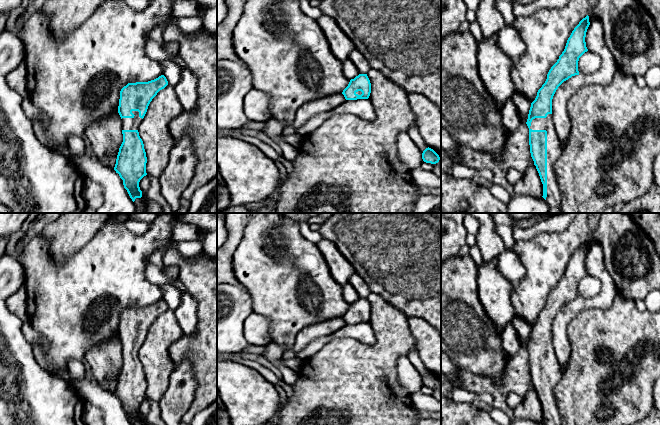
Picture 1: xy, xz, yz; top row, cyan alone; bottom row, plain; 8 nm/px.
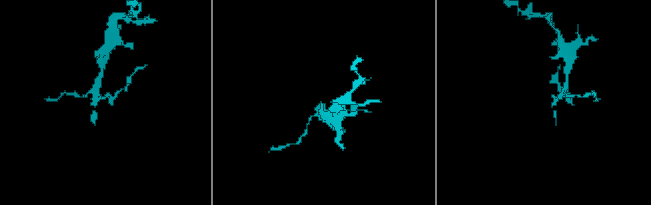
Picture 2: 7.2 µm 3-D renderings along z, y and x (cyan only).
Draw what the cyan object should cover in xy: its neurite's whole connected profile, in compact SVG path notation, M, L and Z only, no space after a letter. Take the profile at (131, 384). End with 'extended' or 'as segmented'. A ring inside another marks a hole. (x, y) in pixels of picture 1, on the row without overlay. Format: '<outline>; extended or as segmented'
M164 299L148 306L128 307L120 315L118 337L122 343L123 366L119 372L114 394L123 404L124 412L127 414L132 425L144 425L142 415L139 411L140 404L147 399L147 381L144 368L139 360L139 350L144 342L148 330L157 317L168 309Z; extended

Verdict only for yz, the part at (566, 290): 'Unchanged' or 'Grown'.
Grown

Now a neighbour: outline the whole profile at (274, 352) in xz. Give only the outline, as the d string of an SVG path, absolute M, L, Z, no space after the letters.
M271 342L265 347L265 357L275 366L281 373L281 381L288 385L293 385L297 380L297 372L283 364L283 354L285 348L277 343Z

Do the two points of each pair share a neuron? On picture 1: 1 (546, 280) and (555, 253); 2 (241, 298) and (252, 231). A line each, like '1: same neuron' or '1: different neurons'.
1: same neuron
2: different neurons

